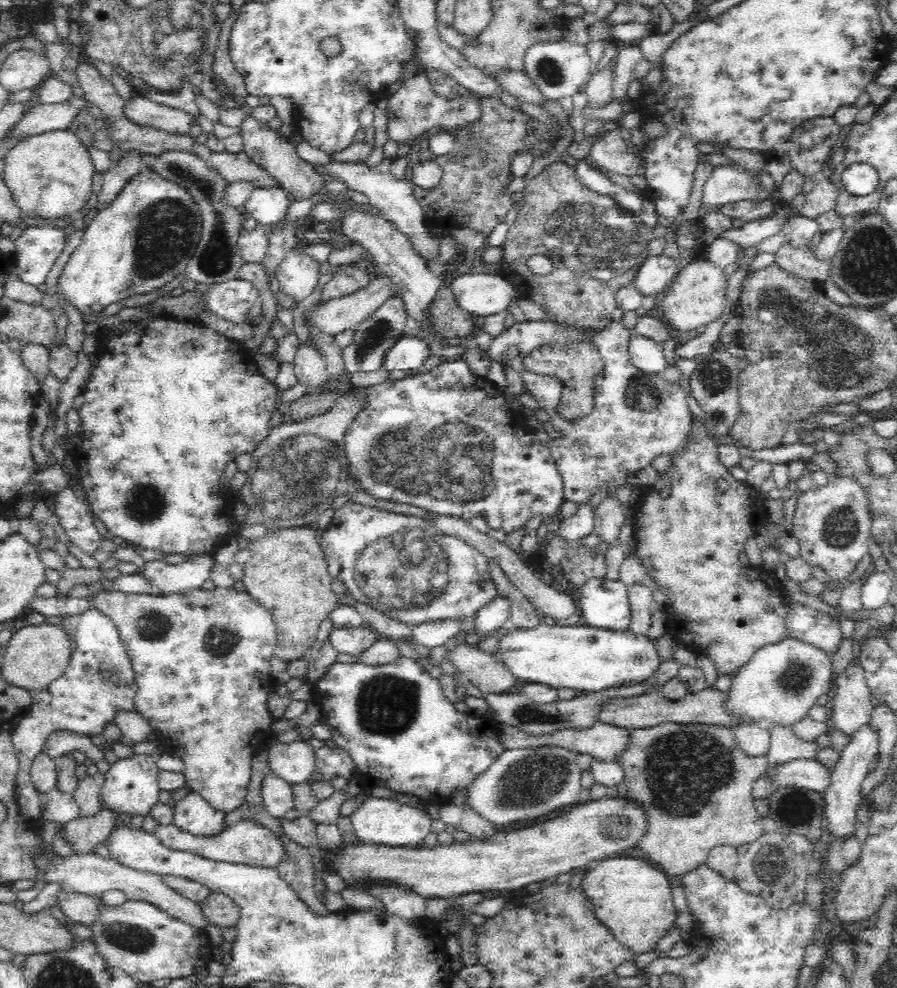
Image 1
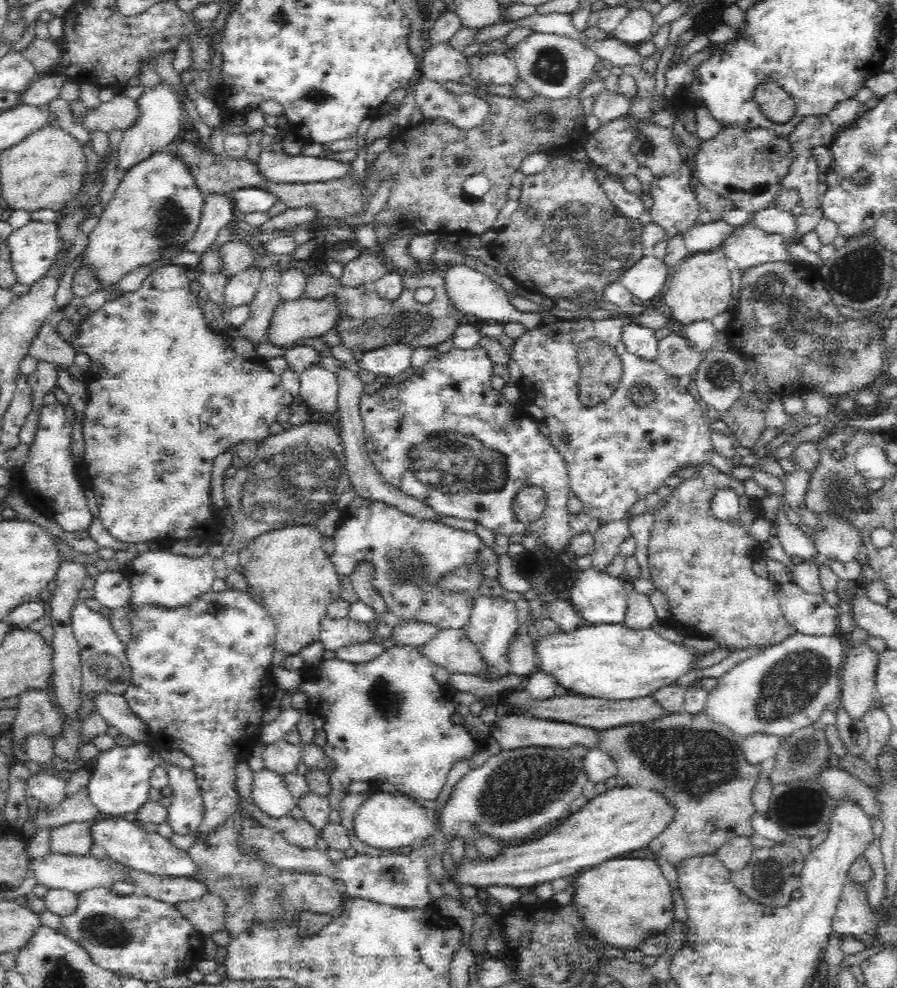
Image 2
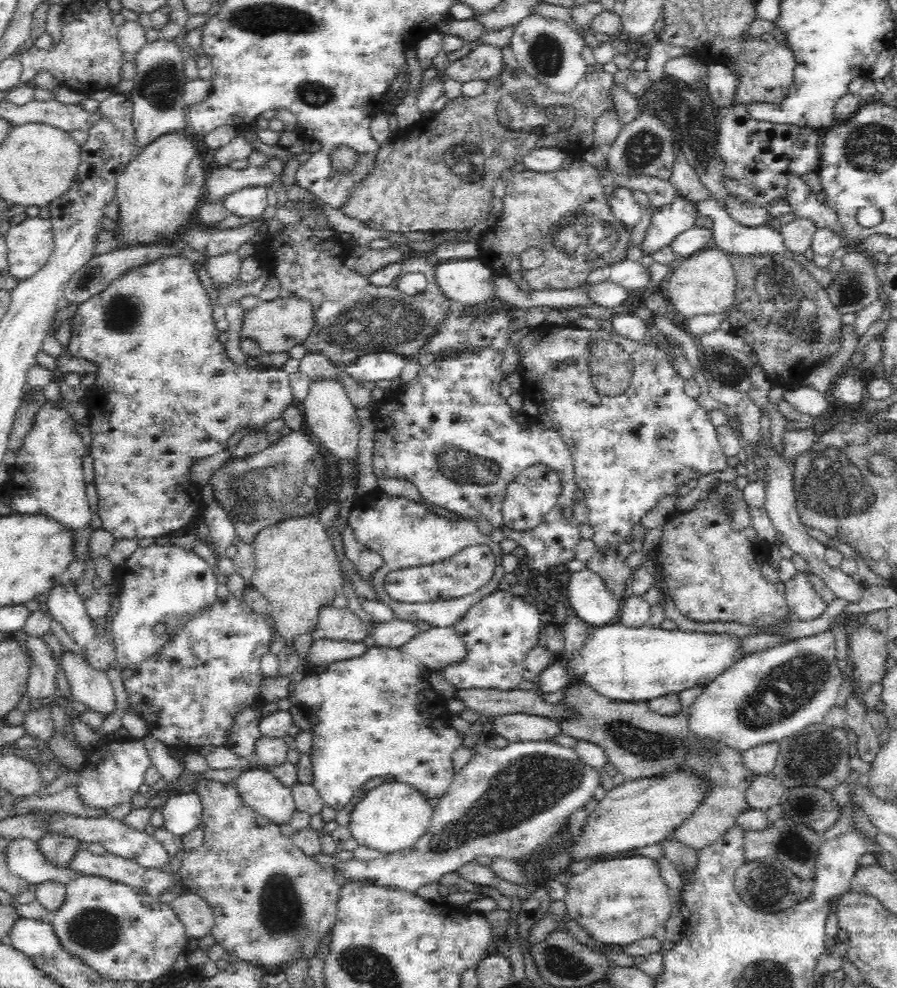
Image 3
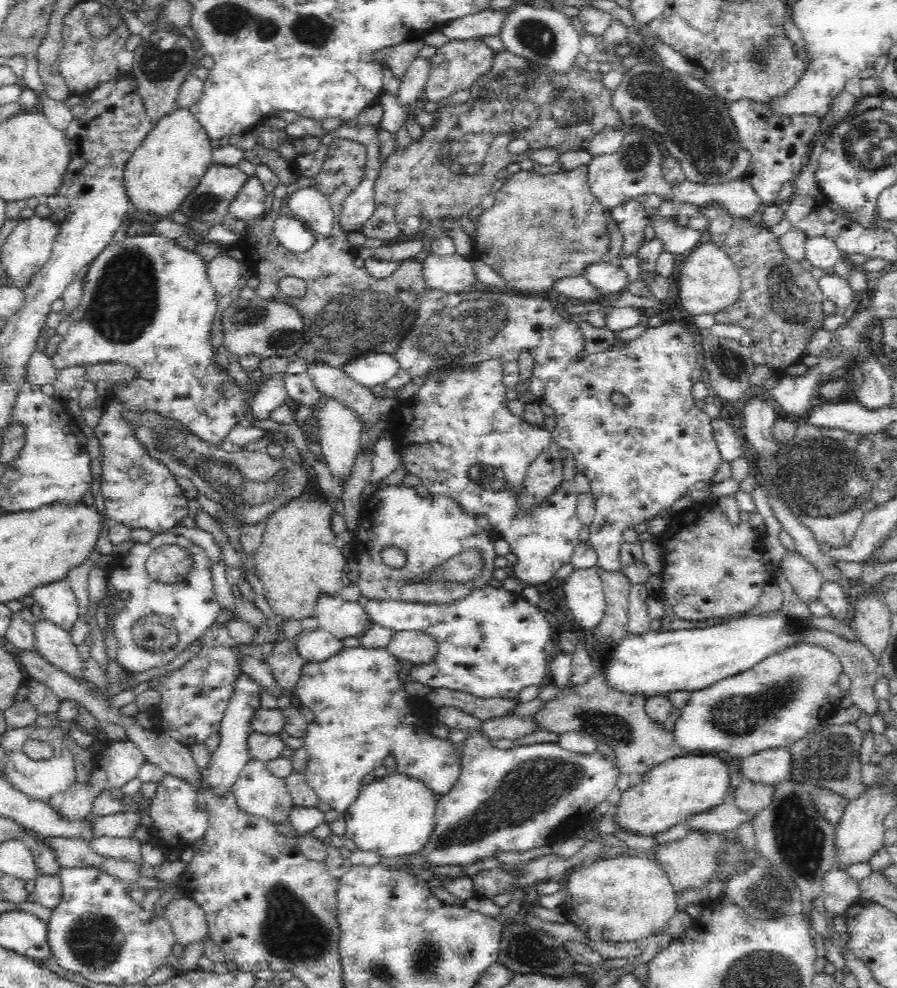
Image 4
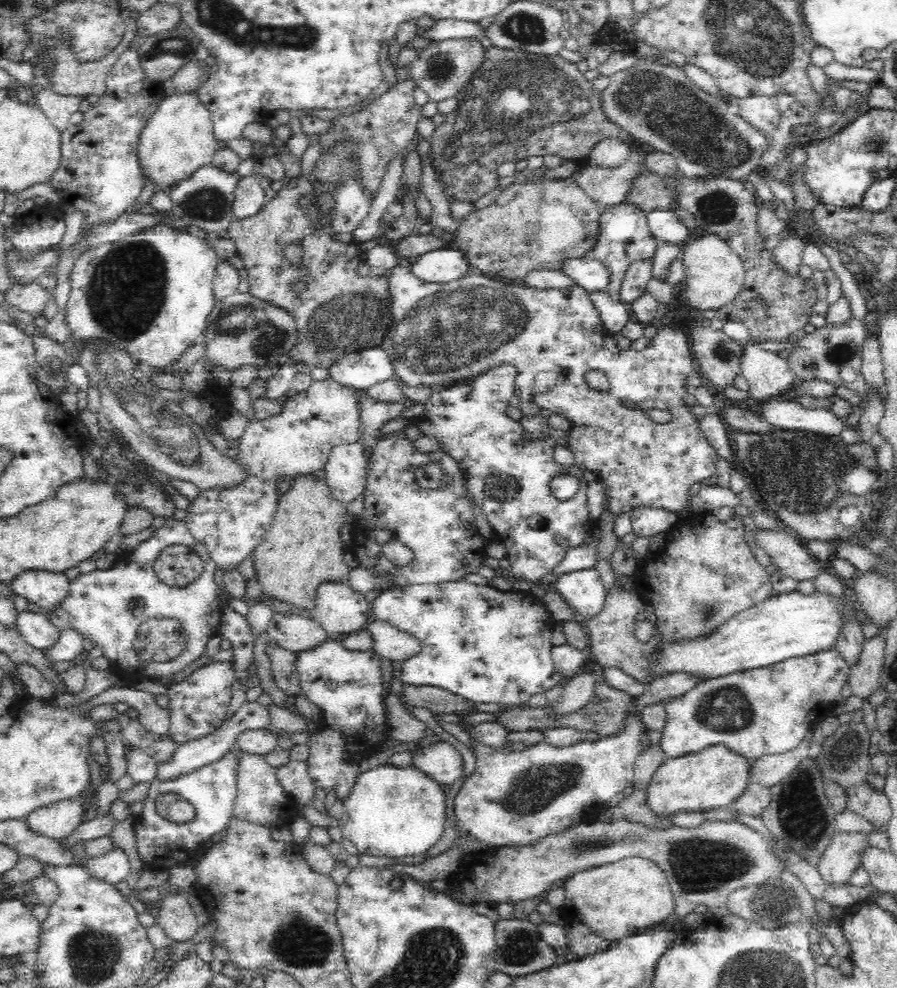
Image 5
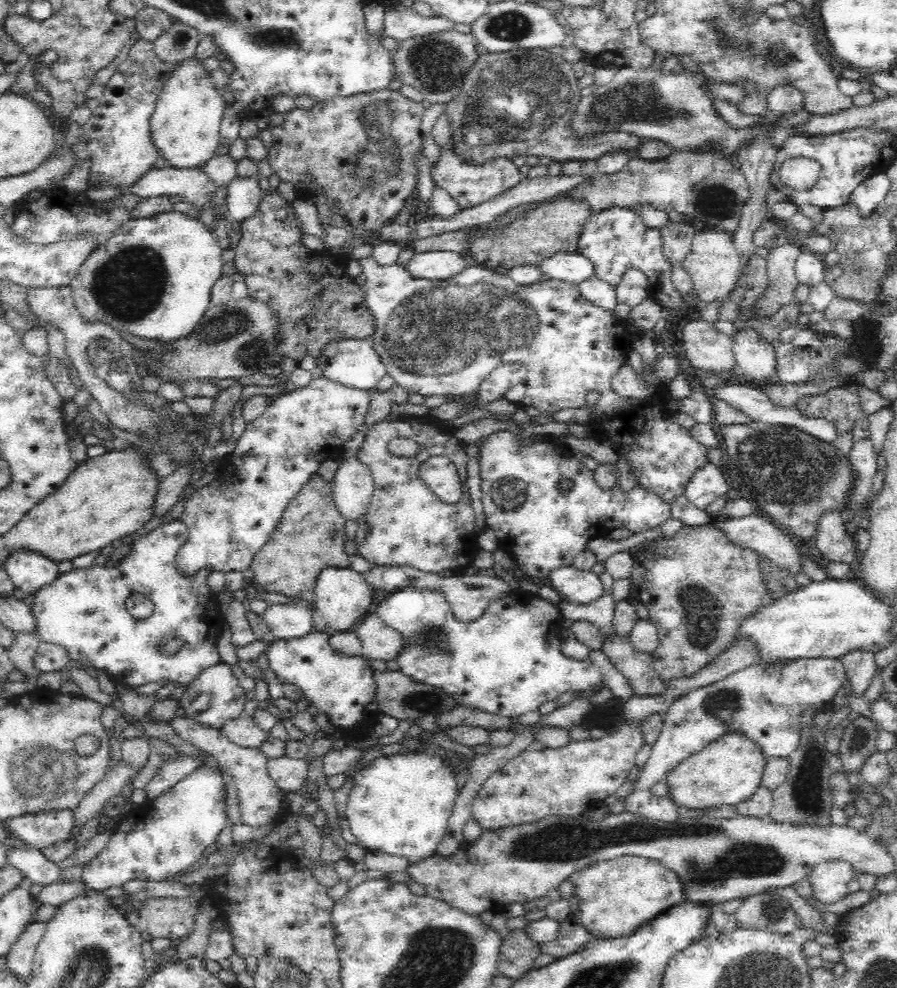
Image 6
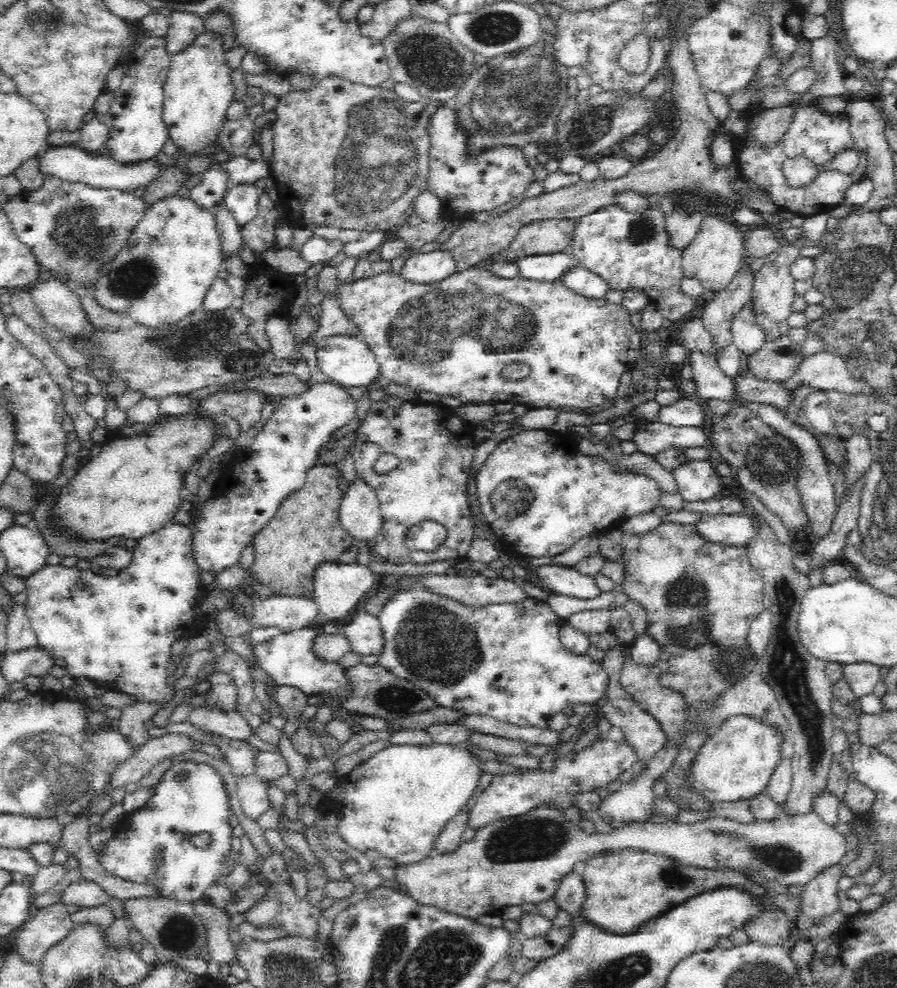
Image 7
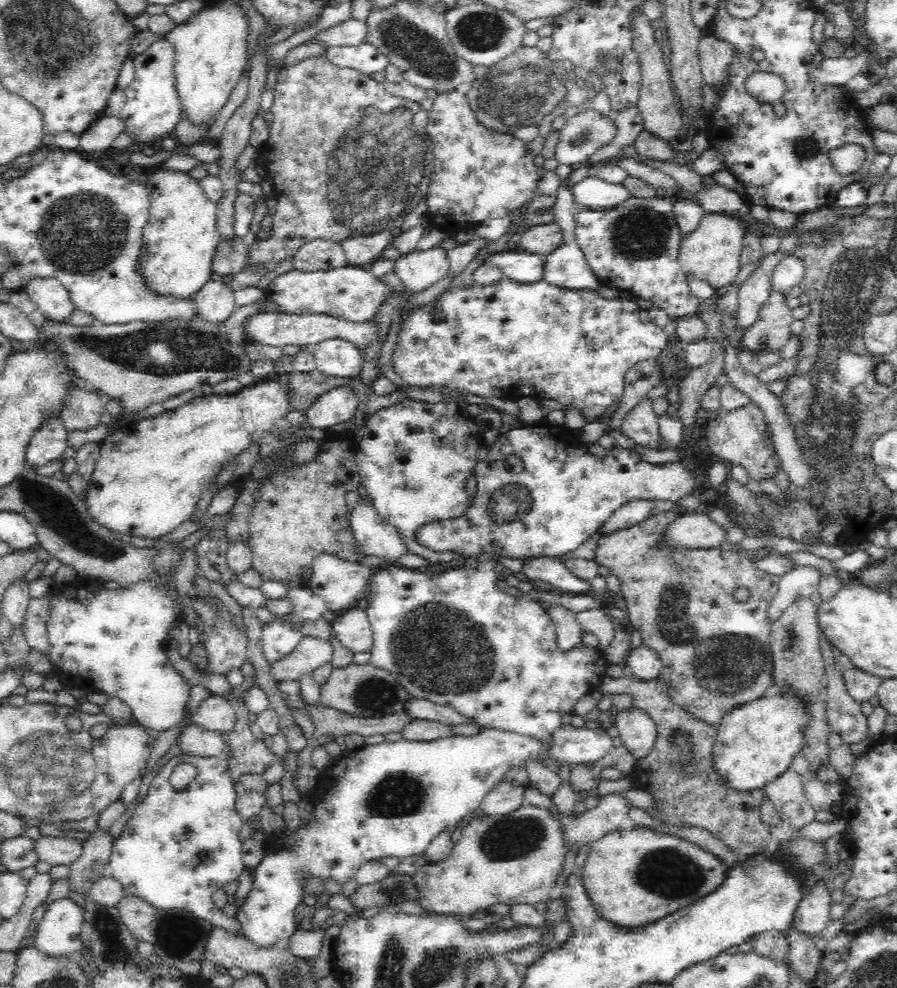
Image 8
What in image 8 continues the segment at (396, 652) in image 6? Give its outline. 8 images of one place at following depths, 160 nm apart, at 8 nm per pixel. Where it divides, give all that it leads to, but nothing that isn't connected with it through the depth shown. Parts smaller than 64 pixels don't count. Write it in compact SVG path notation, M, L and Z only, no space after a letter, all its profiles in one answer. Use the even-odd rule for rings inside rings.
M350 608L340 616L331 617L332 632L340 644L350 652L368 652L372 646L372 629L368 622L366 611L359 608Z

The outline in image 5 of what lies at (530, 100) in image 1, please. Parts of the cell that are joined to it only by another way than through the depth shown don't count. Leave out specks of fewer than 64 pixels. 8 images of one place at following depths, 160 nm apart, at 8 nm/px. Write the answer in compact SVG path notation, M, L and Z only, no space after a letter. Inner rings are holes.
M470 38L436 42L417 53L416 60L410 64L410 78L414 79L416 86L424 90L429 100L434 102L442 102L462 92L464 86L474 76L474 72L482 66L486 56L481 39Z

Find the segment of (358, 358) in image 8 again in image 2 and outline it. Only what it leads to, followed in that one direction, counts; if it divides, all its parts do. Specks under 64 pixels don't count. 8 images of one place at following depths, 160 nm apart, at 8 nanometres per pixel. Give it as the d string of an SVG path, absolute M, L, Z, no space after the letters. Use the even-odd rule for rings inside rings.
M400 342L368 350L360 360L360 367L372 376L393 377L411 366L414 351L412 345Z

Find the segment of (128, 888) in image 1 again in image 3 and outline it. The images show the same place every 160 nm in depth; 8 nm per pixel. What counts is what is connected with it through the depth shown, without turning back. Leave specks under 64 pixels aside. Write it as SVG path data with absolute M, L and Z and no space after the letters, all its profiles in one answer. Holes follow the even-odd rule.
M28 838L10 841L6 857L10 871L36 887L44 882L55 882L66 887L82 876L82 871L72 869L70 865L60 866L54 861L50 862L50 859L46 859L38 849L37 842L32 842Z

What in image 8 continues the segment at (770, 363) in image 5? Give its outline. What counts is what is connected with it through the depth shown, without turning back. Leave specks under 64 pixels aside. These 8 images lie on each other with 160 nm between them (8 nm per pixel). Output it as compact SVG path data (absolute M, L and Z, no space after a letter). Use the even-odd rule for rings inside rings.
M776 252L758 260L758 268L747 278L738 292L737 326L740 332L756 322L760 306L766 303L772 294L771 278L776 266L785 258L785 254Z

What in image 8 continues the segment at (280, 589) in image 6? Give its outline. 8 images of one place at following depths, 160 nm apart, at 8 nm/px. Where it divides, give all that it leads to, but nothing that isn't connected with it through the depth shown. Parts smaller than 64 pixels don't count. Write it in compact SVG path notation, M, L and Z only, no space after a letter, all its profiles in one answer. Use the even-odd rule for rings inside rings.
M327 435L316 440L318 450L313 460L298 464L292 472L272 474L260 486L261 498L248 518L248 543L253 554L252 567L258 571L262 580L280 580L290 587L306 589L312 574L312 563L318 554L333 554L342 560L360 563L365 553L356 542L350 526L351 512L347 506L347 494L355 492L361 485L356 453L358 441L350 436L340 435L330 439Z

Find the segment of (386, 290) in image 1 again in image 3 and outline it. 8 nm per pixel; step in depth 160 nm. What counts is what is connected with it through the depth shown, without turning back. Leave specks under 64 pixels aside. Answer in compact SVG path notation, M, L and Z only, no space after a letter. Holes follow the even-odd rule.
M281 298L270 302L259 301L257 305L244 312L241 337L252 337L264 353L288 353L296 344L303 344L316 326L314 307L308 300L300 298Z

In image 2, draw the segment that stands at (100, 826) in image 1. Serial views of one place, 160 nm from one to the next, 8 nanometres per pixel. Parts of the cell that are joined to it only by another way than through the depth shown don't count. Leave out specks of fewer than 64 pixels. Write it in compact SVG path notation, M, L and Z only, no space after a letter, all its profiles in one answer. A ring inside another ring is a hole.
M96 820L71 822L51 829L51 853L90 855L91 849L95 846L93 836L94 821Z

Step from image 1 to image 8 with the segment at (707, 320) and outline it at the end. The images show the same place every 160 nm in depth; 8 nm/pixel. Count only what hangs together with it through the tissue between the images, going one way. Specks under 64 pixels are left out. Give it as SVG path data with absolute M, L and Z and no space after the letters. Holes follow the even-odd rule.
M707 213L698 227L682 238L678 258L682 271L690 279L708 282L715 290L727 288L735 282L741 268L739 264L745 236L738 220L732 216Z

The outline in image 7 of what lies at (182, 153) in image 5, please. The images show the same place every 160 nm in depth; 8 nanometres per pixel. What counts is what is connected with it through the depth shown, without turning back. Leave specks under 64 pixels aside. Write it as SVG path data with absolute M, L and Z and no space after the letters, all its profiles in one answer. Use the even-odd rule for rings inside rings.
M204 30L186 49L171 55L171 62L167 79L163 88L163 110L161 117L167 127L167 134L175 144L177 150L186 154L194 154L202 148L206 148L212 140L219 136L220 124L224 120L226 110L232 104L234 98L234 85L232 84L232 68L228 65L226 54L228 50L223 47L223 40L215 32Z

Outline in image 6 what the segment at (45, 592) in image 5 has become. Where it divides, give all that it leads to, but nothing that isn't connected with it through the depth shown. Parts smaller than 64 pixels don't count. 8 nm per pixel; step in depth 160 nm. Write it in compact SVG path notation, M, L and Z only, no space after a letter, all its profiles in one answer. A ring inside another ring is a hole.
M25 550L10 556L10 560L6 562L5 571L15 588L30 596L36 596L38 590L54 584L56 578L60 576L58 566L53 560Z

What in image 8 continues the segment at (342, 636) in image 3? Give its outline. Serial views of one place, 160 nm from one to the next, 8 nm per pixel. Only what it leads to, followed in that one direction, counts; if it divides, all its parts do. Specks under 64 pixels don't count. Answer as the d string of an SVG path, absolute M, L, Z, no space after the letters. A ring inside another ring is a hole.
M322 553L314 557L308 588L326 601L331 614L338 610L346 611L352 608L352 603L366 596L373 573L373 568L361 563L342 560L333 554Z

